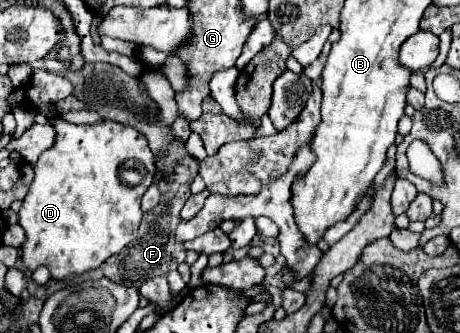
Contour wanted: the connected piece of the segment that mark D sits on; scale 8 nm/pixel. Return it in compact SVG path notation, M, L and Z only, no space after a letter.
M52 115L50 125L56 131L56 143L52 149L44 151L34 165L32 185L18 211L20 225L26 233L22 243L22 263L28 271L44 265L50 277L64 281L84 271L98 269L108 257L122 251L138 235L138 225L142 221L140 199L144 191L154 183L154 153L148 141L130 125L116 121L100 121L96 125L74 125L62 117Z

